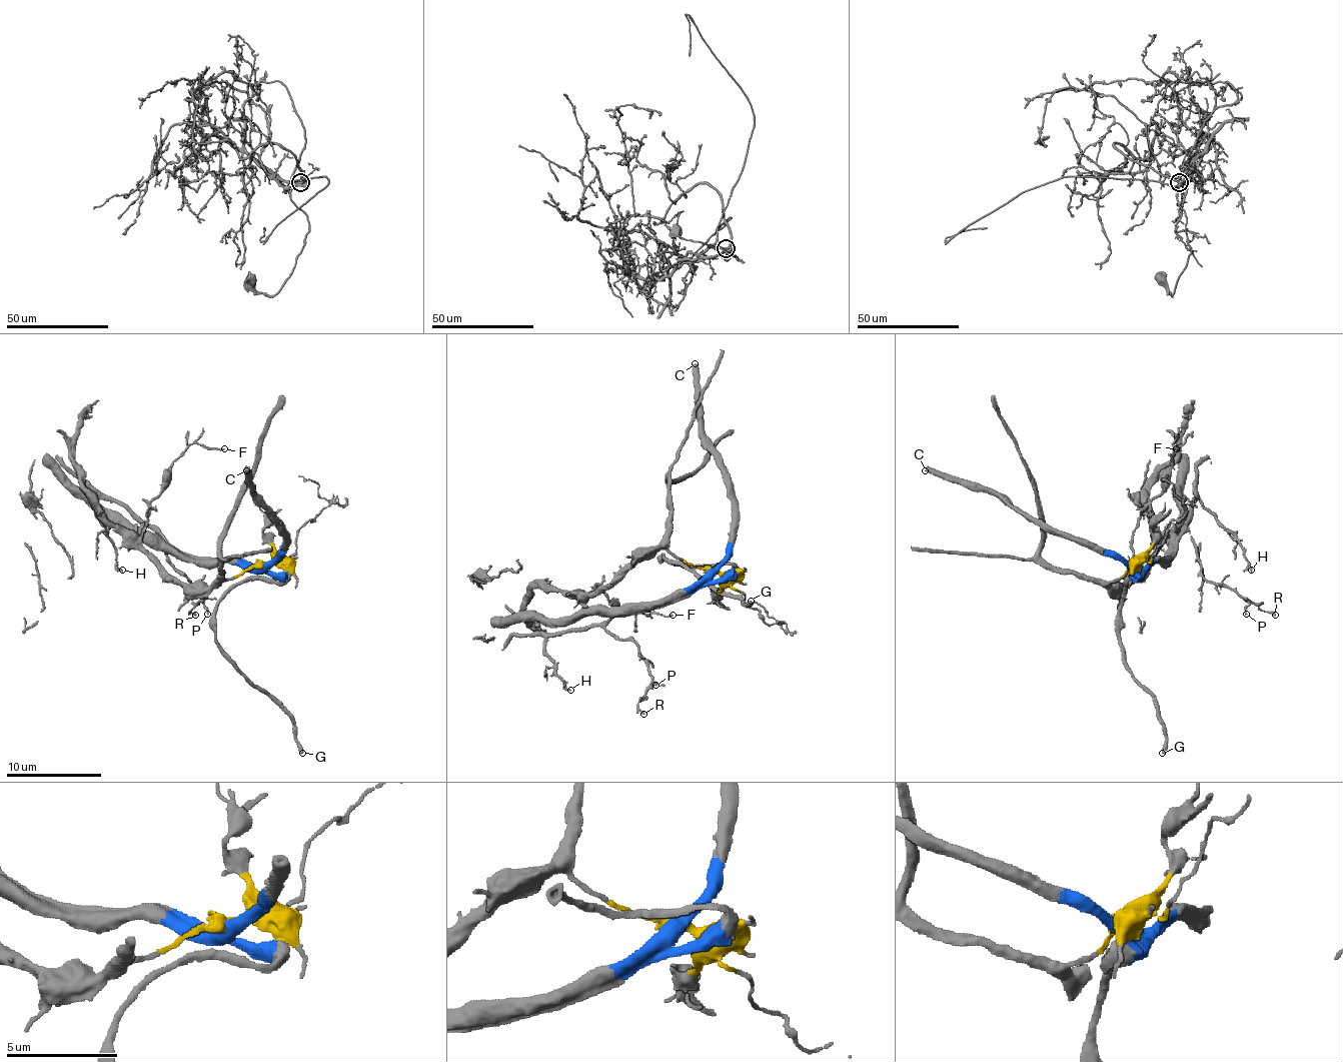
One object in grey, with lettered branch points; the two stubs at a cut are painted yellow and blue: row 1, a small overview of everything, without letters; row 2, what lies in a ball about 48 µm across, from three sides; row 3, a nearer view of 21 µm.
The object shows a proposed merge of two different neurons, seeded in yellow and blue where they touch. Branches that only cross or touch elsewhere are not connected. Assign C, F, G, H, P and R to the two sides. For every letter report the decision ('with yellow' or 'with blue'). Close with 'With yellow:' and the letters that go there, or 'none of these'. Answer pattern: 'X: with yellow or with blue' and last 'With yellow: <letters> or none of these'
C: with blue
F: with yellow
G: with blue
H: with blue
P: with blue
R: with blue
With yellow: F

